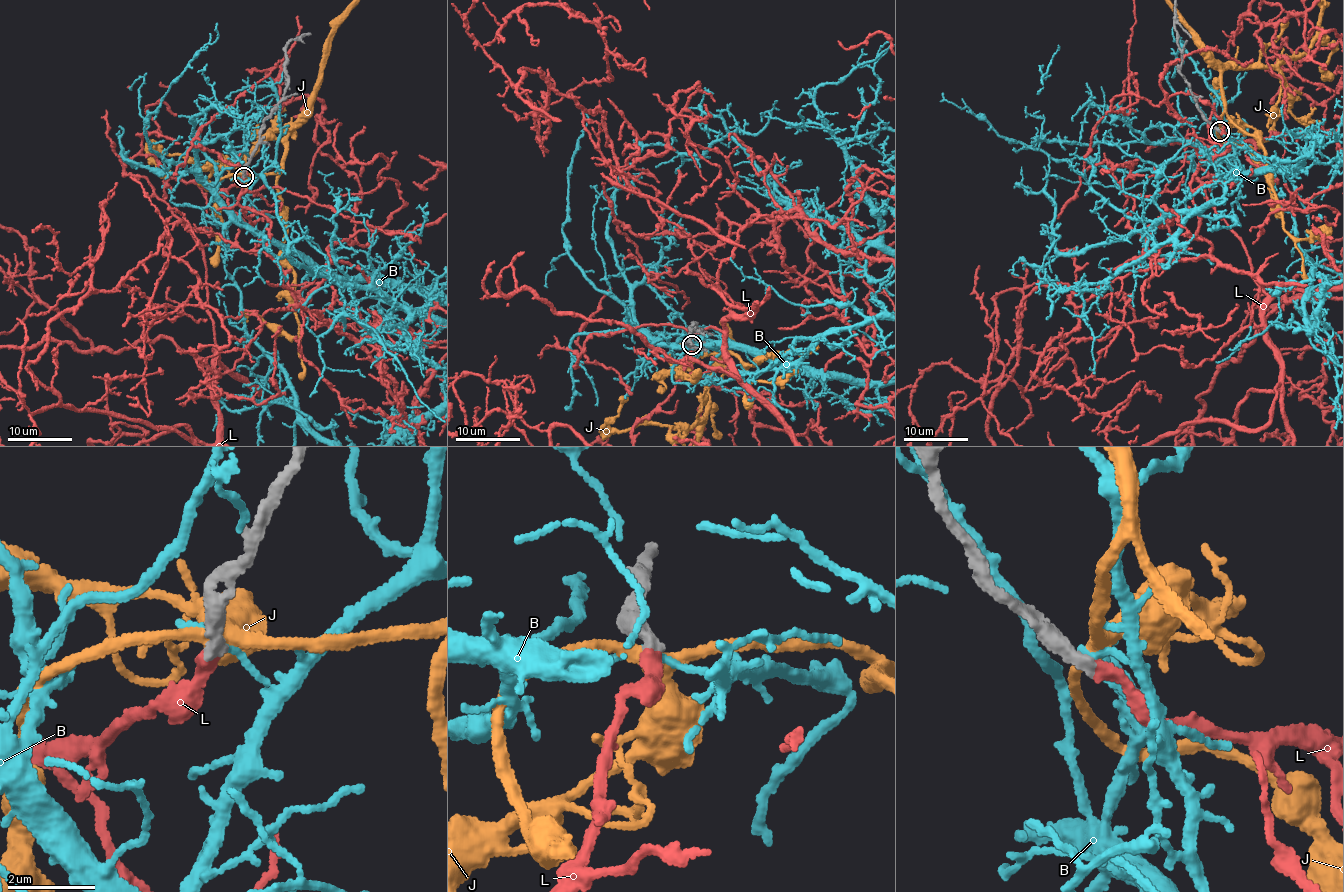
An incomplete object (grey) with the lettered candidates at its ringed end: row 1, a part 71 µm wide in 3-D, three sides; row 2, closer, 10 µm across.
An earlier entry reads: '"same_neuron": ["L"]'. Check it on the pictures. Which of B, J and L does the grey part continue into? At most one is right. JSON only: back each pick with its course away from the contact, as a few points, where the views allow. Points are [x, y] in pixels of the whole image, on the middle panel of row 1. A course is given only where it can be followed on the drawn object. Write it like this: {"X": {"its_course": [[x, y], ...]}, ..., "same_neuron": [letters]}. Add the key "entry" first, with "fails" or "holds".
{"entry": "holds", "same_neuron": ["L"]}

